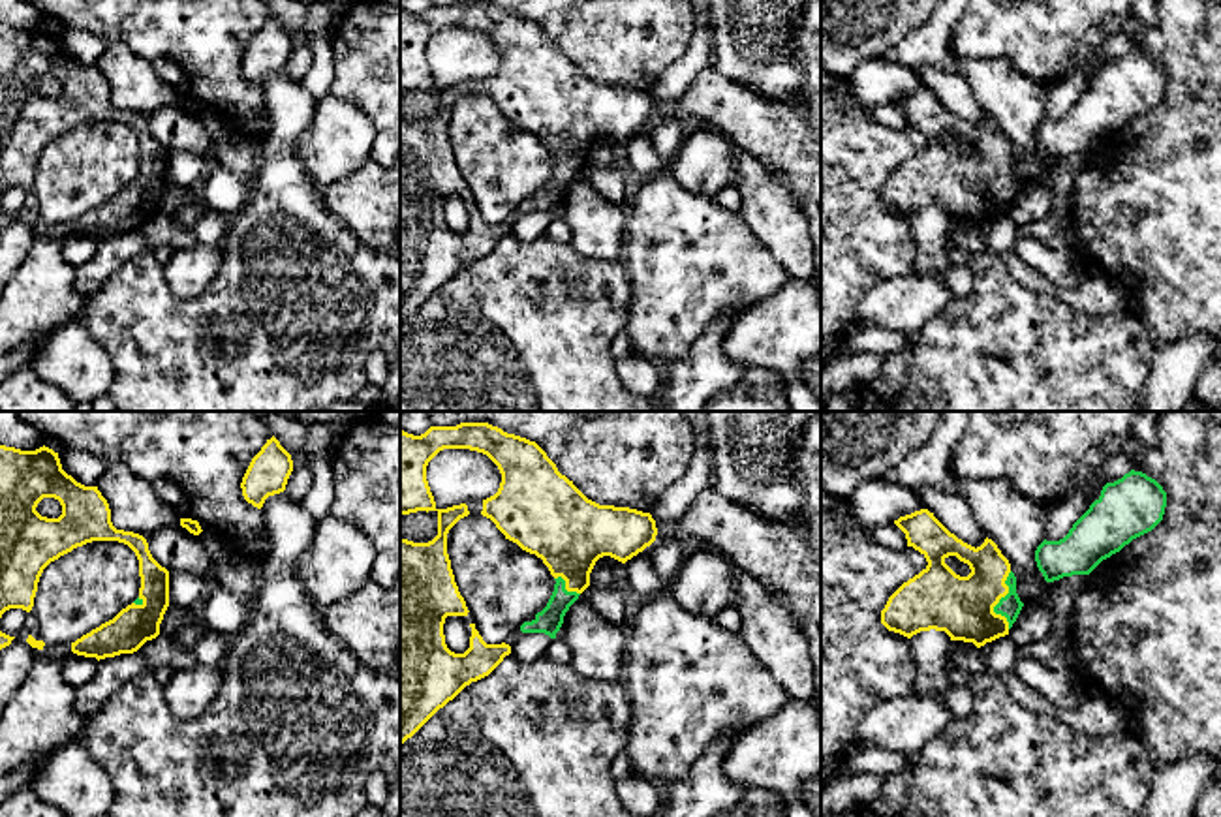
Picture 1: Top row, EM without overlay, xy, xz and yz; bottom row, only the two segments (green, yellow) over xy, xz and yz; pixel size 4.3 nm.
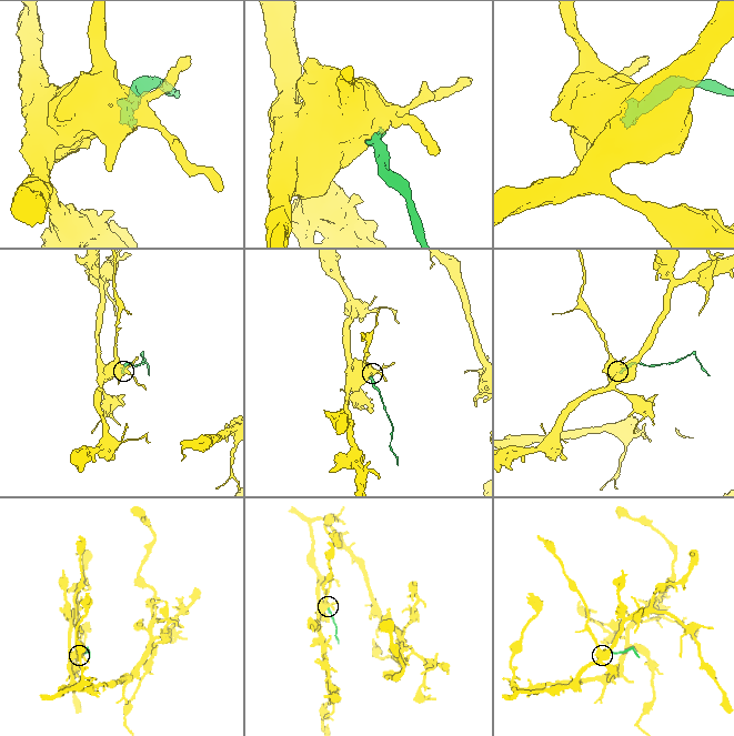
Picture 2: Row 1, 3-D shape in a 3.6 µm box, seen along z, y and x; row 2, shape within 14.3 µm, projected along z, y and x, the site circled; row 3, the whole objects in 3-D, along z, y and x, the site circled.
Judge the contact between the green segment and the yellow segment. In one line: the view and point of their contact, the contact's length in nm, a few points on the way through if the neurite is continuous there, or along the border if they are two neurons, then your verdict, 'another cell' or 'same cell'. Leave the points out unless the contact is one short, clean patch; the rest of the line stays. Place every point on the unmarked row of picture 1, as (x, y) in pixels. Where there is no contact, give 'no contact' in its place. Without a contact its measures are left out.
contact yz (1000, 181); length 240 nm; same cell

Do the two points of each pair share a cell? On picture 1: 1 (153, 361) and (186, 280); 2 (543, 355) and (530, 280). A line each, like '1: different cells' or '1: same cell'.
1: different cells
2: same cell

